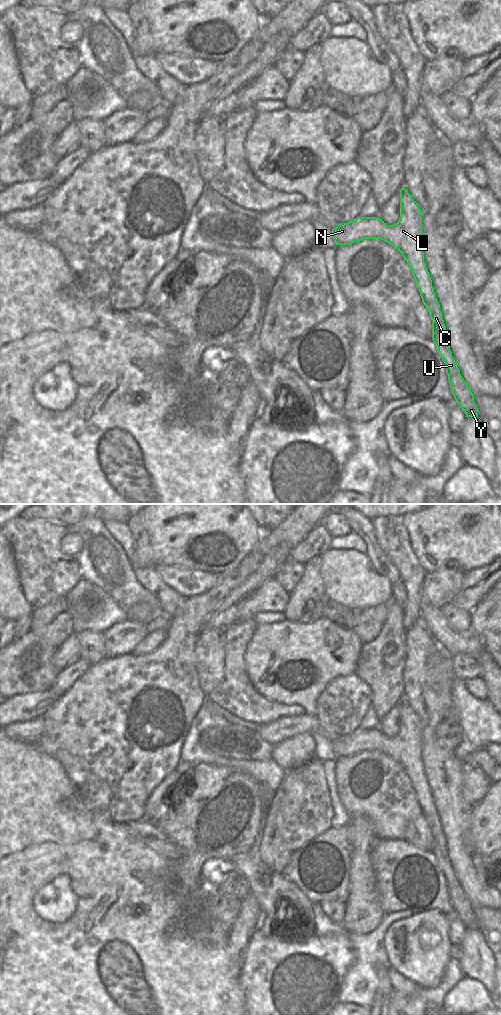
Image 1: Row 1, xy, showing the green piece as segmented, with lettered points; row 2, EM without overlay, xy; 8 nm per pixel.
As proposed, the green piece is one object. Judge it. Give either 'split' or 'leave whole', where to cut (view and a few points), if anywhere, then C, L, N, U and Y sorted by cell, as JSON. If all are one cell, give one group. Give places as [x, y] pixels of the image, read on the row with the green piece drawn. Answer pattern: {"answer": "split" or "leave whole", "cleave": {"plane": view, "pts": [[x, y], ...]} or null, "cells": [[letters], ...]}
{"answer": "leave whole", "cleave": null, "cells": [["C", "L", "N", "U", "Y"]]}

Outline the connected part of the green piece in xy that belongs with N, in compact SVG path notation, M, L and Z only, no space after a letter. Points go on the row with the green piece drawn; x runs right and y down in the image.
M402 187L400 192L400 218L397 223L387 225L379 217L357 217L353 221L340 223L332 229L336 245L349 245L363 239L381 239L397 249L406 260L422 303L432 320L432 340L446 366L448 382L454 399L466 417L478 417L474 395L462 378L452 356L446 326L440 304L436 298L430 274L424 262L422 250L422 212L410 193Z

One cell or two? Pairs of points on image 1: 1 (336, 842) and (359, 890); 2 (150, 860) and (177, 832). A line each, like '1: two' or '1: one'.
1: two
2: two

